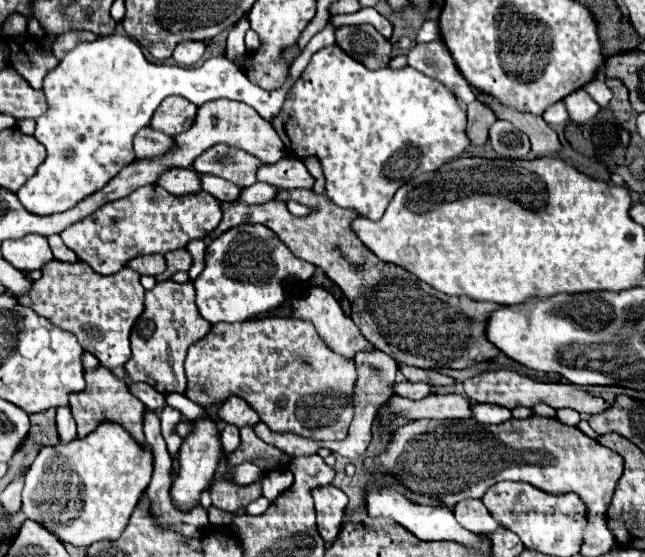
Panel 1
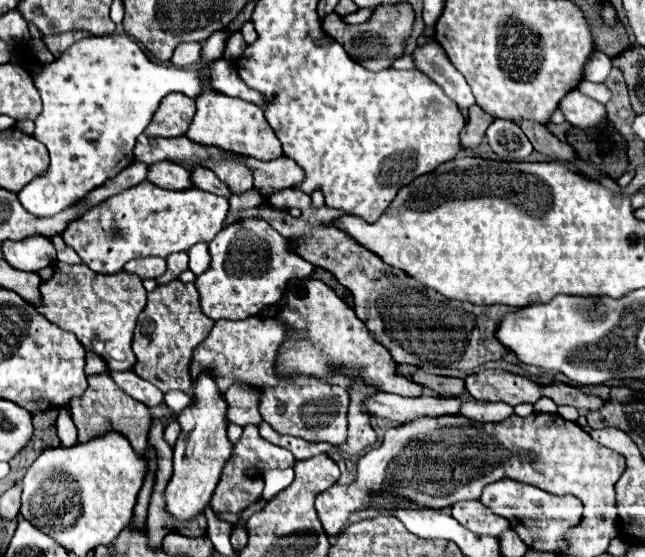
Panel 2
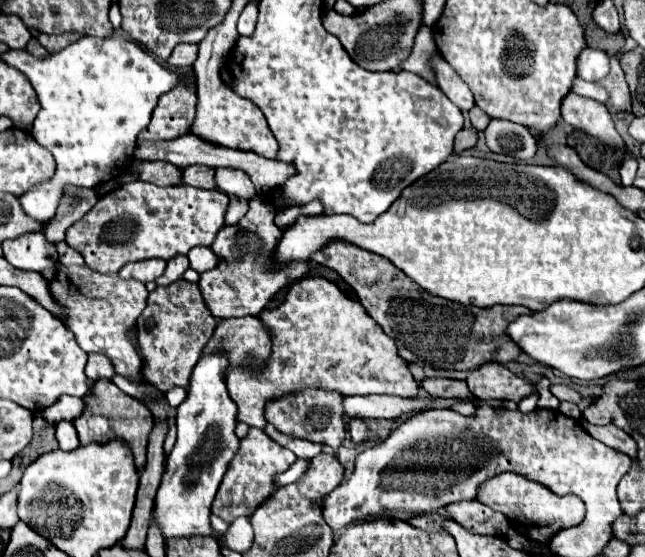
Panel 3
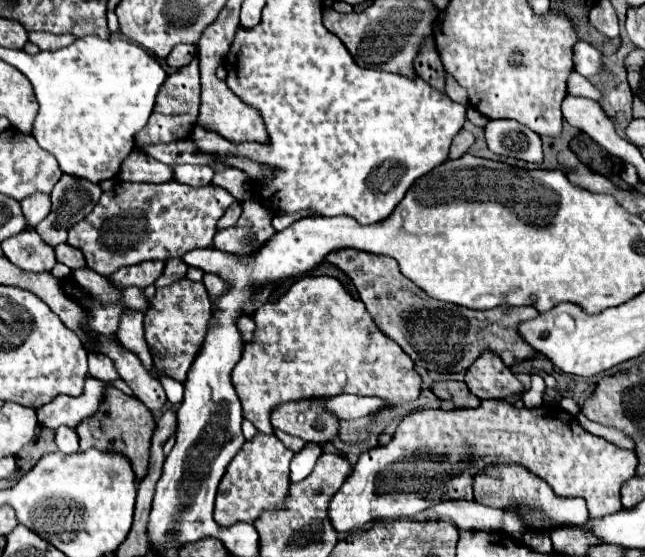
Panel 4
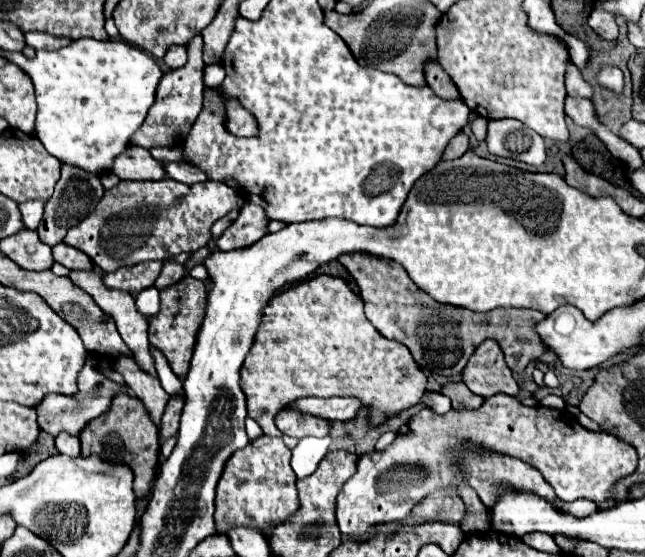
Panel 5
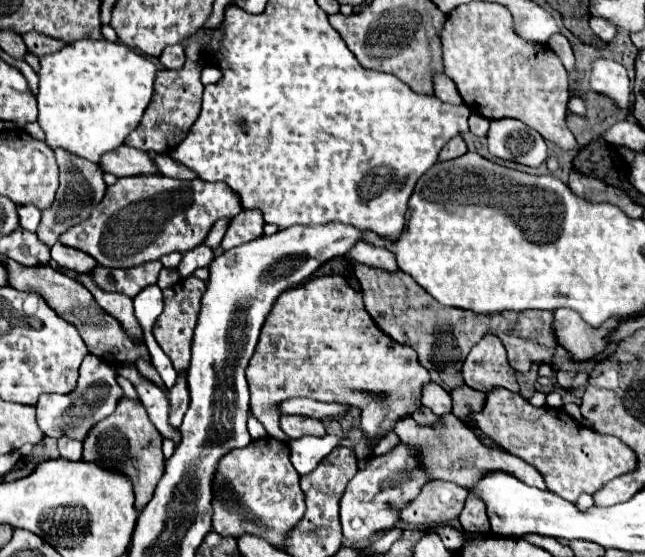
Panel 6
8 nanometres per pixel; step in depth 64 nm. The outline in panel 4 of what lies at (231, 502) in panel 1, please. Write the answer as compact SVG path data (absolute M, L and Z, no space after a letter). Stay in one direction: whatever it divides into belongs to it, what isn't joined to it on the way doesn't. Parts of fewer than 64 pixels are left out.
M258 432L228 464L226 474L218 486L214 520L220 526L232 526L236 522L254 522L262 510L284 504L288 496L288 466L294 452L288 450L276 436L266 436Z

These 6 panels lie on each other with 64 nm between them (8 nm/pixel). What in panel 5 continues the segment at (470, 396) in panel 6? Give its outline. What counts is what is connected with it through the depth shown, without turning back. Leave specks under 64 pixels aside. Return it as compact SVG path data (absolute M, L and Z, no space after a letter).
M450 382L446 386L442 386L440 394L448 396L452 400L452 408L454 410L474 410L474 408L480 408L484 398L482 396L476 396L474 392L468 390L468 386L464 382Z

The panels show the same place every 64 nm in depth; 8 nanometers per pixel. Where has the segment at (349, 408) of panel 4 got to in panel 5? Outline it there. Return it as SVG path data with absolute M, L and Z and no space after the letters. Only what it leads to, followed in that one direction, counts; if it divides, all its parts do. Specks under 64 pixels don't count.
M340 396L340 398L300 398L290 404L292 408L322 416L326 420L352 420L358 416L358 412L364 408L362 400L352 398L352 396Z

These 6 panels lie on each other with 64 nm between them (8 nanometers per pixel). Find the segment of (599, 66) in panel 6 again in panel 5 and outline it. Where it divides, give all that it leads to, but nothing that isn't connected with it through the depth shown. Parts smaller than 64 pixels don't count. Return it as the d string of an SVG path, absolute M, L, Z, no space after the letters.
M604 66L604 68L600 70L600 74L598 74L598 82L600 82L602 86L614 90L614 92L620 92L620 90L622 90L622 84L624 84L622 72L620 72L620 68L616 68L616 66Z

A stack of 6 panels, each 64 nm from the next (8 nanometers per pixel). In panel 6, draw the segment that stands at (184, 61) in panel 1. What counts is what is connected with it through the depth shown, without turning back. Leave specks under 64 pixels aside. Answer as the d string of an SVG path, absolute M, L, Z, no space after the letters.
M174 44L174 46L166 46L162 56L160 56L160 64L168 70L178 70L184 66L184 48L182 44Z

